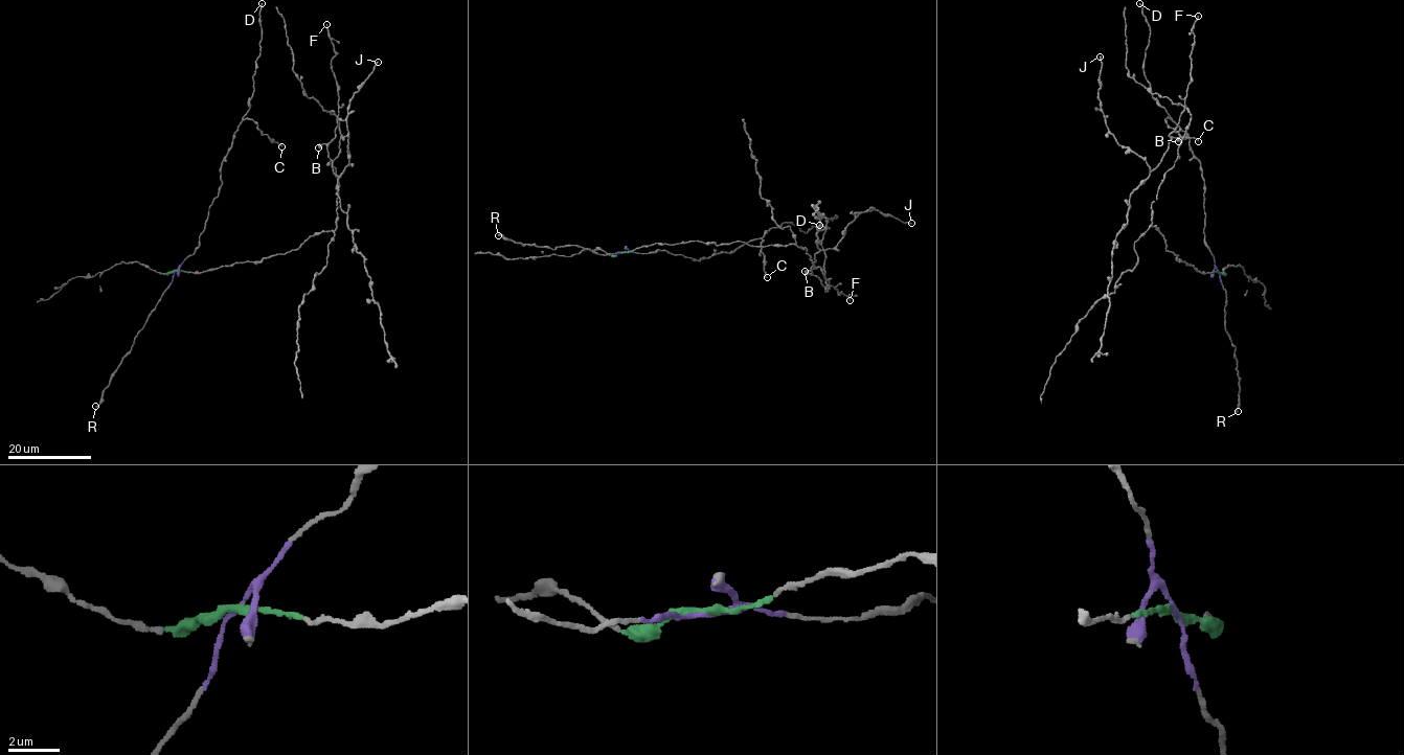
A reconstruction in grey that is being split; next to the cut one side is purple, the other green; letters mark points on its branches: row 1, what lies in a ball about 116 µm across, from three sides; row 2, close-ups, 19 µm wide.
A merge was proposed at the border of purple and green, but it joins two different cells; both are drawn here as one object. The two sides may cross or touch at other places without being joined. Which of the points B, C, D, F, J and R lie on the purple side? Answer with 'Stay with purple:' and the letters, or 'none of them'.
Stay with purple: C, D, R

